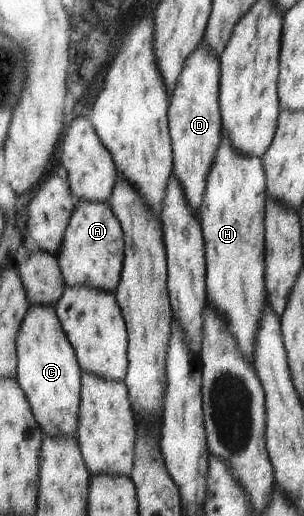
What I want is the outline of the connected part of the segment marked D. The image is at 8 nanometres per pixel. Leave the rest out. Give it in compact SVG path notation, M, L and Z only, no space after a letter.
M203 40L186 61L169 103L169 129L173 140L173 176L181 182L181 187L185 190L185 199L196 213L201 212L207 191L207 180L219 146L224 140L220 90L221 61Z

